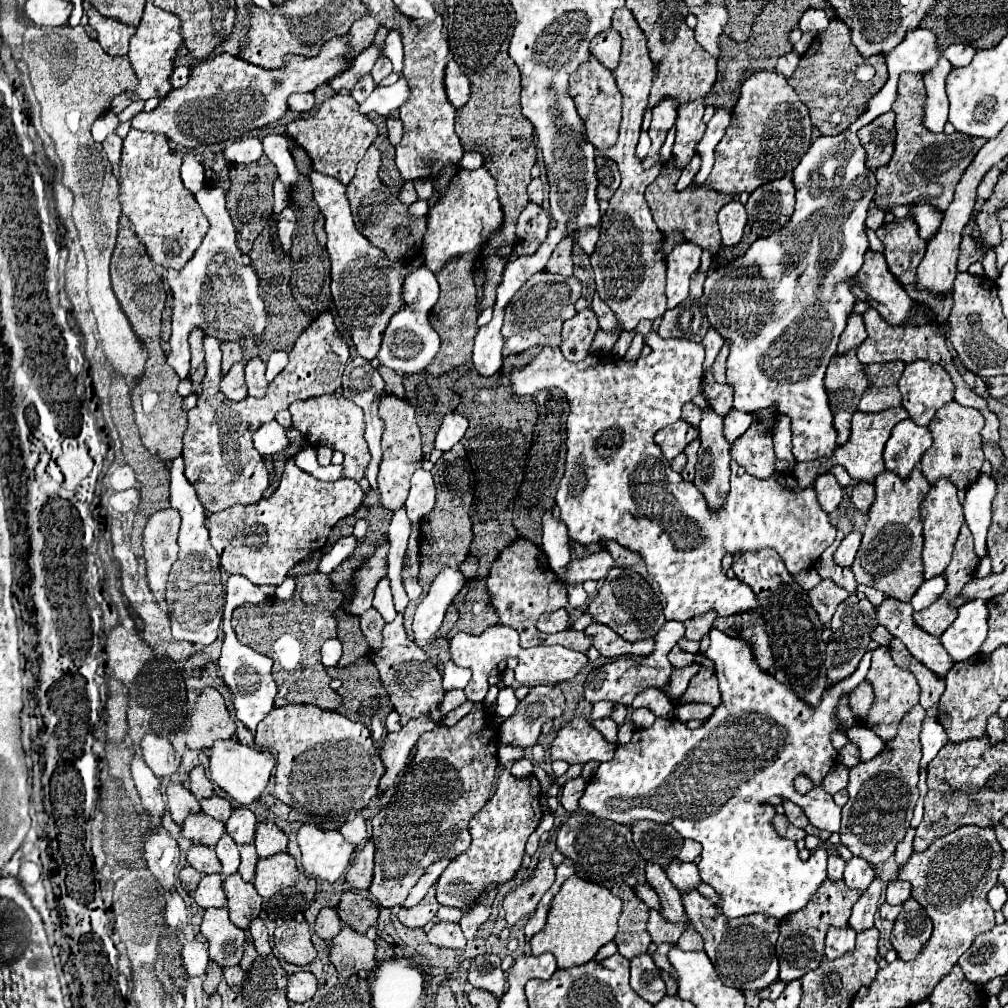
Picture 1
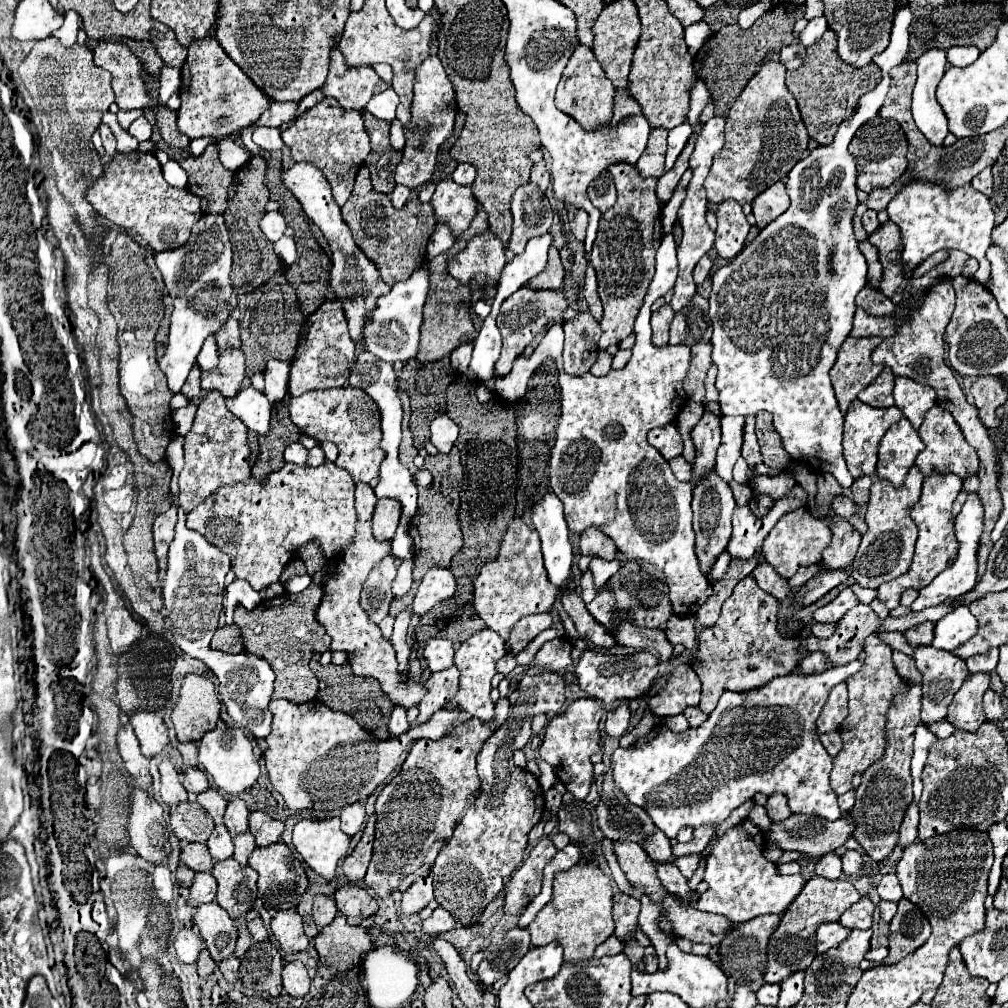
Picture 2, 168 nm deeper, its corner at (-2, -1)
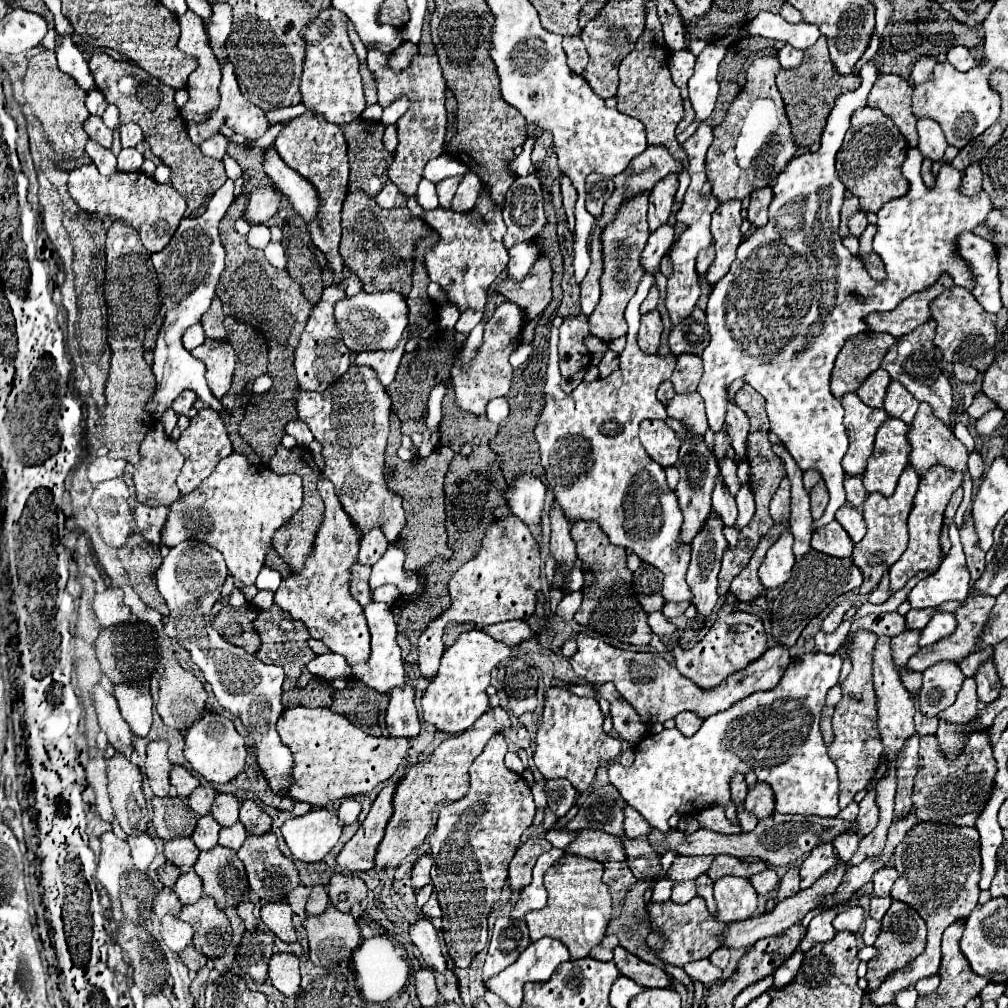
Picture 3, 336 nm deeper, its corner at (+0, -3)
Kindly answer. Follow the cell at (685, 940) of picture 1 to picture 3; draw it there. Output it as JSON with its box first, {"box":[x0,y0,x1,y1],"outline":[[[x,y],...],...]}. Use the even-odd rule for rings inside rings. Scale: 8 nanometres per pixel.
{"box":[648,896,726,966],"outline":[[[700,896],[692,898],[687,904],[674,904],[674,902],[666,902],[666,904],[648,904],[648,916],[652,920],[652,928],[654,930],[662,930],[666,936],[664,948],[658,954],[658,958],[662,958],[668,964],[674,966],[684,966],[688,962],[694,960],[702,960],[702,958],[710,958],[710,954],[720,948],[720,942],[716,942],[716,934],[720,934],[720,926],[726,926],[724,922],[716,922],[704,900]]]}

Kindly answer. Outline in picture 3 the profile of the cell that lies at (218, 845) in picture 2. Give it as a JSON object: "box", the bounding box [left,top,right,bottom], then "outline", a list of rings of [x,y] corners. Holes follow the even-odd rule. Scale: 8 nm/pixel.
{"box":[192,814,220,850],"outline":[[[206,814],[204,818],[198,820],[192,840],[200,850],[210,850],[218,844],[218,834],[220,834],[220,824],[212,818],[212,814]]]}

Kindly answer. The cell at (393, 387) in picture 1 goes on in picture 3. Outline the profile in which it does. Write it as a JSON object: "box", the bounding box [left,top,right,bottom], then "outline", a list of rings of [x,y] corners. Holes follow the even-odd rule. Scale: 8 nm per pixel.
{"box":[384,410,454,570],"outline":[[[392,410],[390,418],[390,438],[388,438],[388,450],[385,453],[384,477],[390,490],[401,496],[406,510],[406,526],[396,540],[398,546],[406,550],[406,570],[420,570],[428,562],[432,562],[436,556],[450,558],[454,552],[448,546],[448,534],[446,534],[446,508],[444,508],[444,478],[448,472],[448,466],[452,462],[454,452],[448,446],[436,448],[430,456],[414,456],[412,460],[404,461],[398,457],[398,448],[402,446],[402,428],[396,412]],[[388,466],[396,466],[396,476],[388,478]]]}

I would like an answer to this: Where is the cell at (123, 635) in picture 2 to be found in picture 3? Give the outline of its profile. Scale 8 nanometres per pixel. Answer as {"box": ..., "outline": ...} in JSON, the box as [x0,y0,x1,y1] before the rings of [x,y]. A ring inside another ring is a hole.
{"box":[94,588,130,628],"outline":[[[108,588],[102,592],[96,592],[94,598],[94,612],[102,624],[102,628],[114,628],[120,624],[130,622],[130,608],[122,602],[122,590]]]}

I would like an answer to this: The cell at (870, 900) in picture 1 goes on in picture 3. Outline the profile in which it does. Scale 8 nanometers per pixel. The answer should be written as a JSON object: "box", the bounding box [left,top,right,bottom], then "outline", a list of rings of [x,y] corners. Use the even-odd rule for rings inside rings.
{"box":[834,906,864,932],"outline":[[[850,906],[848,910],[844,910],[842,914],[838,914],[834,918],[834,928],[840,932],[840,930],[848,930],[848,932],[858,932],[862,928],[862,922],[864,922],[864,910],[862,906]]]}

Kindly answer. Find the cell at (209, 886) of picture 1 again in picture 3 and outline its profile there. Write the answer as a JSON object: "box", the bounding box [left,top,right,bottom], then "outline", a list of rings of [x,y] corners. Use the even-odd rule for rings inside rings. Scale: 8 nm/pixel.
{"box":[174,870,204,904],"outline":[[[188,870],[186,874],[182,874],[174,886],[174,892],[178,894],[182,904],[194,904],[204,896],[202,890],[202,882],[198,878],[198,874],[194,870]]]}

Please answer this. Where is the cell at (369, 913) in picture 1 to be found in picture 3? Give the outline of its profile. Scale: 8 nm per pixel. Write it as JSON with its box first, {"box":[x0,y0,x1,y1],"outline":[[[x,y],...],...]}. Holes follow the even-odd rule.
{"box":[328,874,366,912],"outline":[[[334,874],[328,884],[328,898],[330,904],[342,912],[350,912],[352,904],[366,900],[366,884],[358,876]]]}

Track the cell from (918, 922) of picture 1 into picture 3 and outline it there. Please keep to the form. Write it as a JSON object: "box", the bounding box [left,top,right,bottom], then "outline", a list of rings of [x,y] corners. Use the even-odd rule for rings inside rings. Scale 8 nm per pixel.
{"box":[866,900,926,990],"outline":[[[894,900],[890,910],[886,912],[886,916],[882,918],[882,930],[880,930],[880,936],[874,942],[874,946],[878,948],[878,954],[874,960],[868,962],[868,972],[866,972],[868,990],[874,990],[876,986],[880,986],[880,982],[892,970],[904,968],[910,960],[914,960],[918,954],[924,952],[924,948],[926,948],[926,922],[916,914],[916,910],[912,906]]]}

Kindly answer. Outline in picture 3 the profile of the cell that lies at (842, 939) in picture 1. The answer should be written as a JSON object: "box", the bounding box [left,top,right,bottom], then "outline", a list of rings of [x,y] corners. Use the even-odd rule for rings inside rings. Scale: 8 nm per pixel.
{"box":[800,900,852,952],"outline":[[[850,900],[847,904],[824,910],[824,912],[818,914],[816,918],[812,918],[812,922],[808,924],[808,932],[806,932],[806,936],[804,936],[804,942],[800,944],[800,950],[802,950],[802,952],[808,952],[812,946],[832,940],[834,934],[836,934],[836,930],[832,928],[834,916],[848,909],[851,905],[852,902]]]}

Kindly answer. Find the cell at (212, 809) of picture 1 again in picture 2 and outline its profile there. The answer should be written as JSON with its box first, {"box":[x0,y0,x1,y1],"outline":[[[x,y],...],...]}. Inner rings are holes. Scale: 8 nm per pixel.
{"box":[196,788,226,818],"outline":[[[208,788],[206,792],[202,792],[202,794],[198,794],[196,796],[196,802],[202,806],[202,808],[206,808],[206,812],[212,816],[212,818],[220,818],[222,814],[224,814],[224,810],[226,810],[226,800],[222,798],[222,794],[218,792],[218,790],[214,790],[214,788]]]}

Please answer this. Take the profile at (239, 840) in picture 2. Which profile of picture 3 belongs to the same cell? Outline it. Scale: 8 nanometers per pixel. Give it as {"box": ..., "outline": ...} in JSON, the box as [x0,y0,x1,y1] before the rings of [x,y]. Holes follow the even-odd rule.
{"box":[218,822,248,852],"outline":[[[238,822],[238,824],[234,824],[234,826],[228,826],[228,828],[222,828],[222,830],[220,830],[220,840],[218,840],[218,844],[220,844],[220,846],[226,846],[226,848],[230,848],[230,850],[234,850],[234,852],[238,852],[240,846],[244,844],[246,836],[248,836],[248,832],[246,832],[244,824]]]}

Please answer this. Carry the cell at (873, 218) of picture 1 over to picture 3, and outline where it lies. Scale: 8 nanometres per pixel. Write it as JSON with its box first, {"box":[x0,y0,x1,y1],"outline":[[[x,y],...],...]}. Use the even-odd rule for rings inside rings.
{"box":[848,212,868,238],"outline":[[[856,212],[856,214],[850,218],[848,226],[850,226],[850,232],[852,232],[852,236],[856,236],[856,238],[858,238],[858,236],[862,234],[862,230],[868,226],[866,214],[864,214],[864,212]]]}

